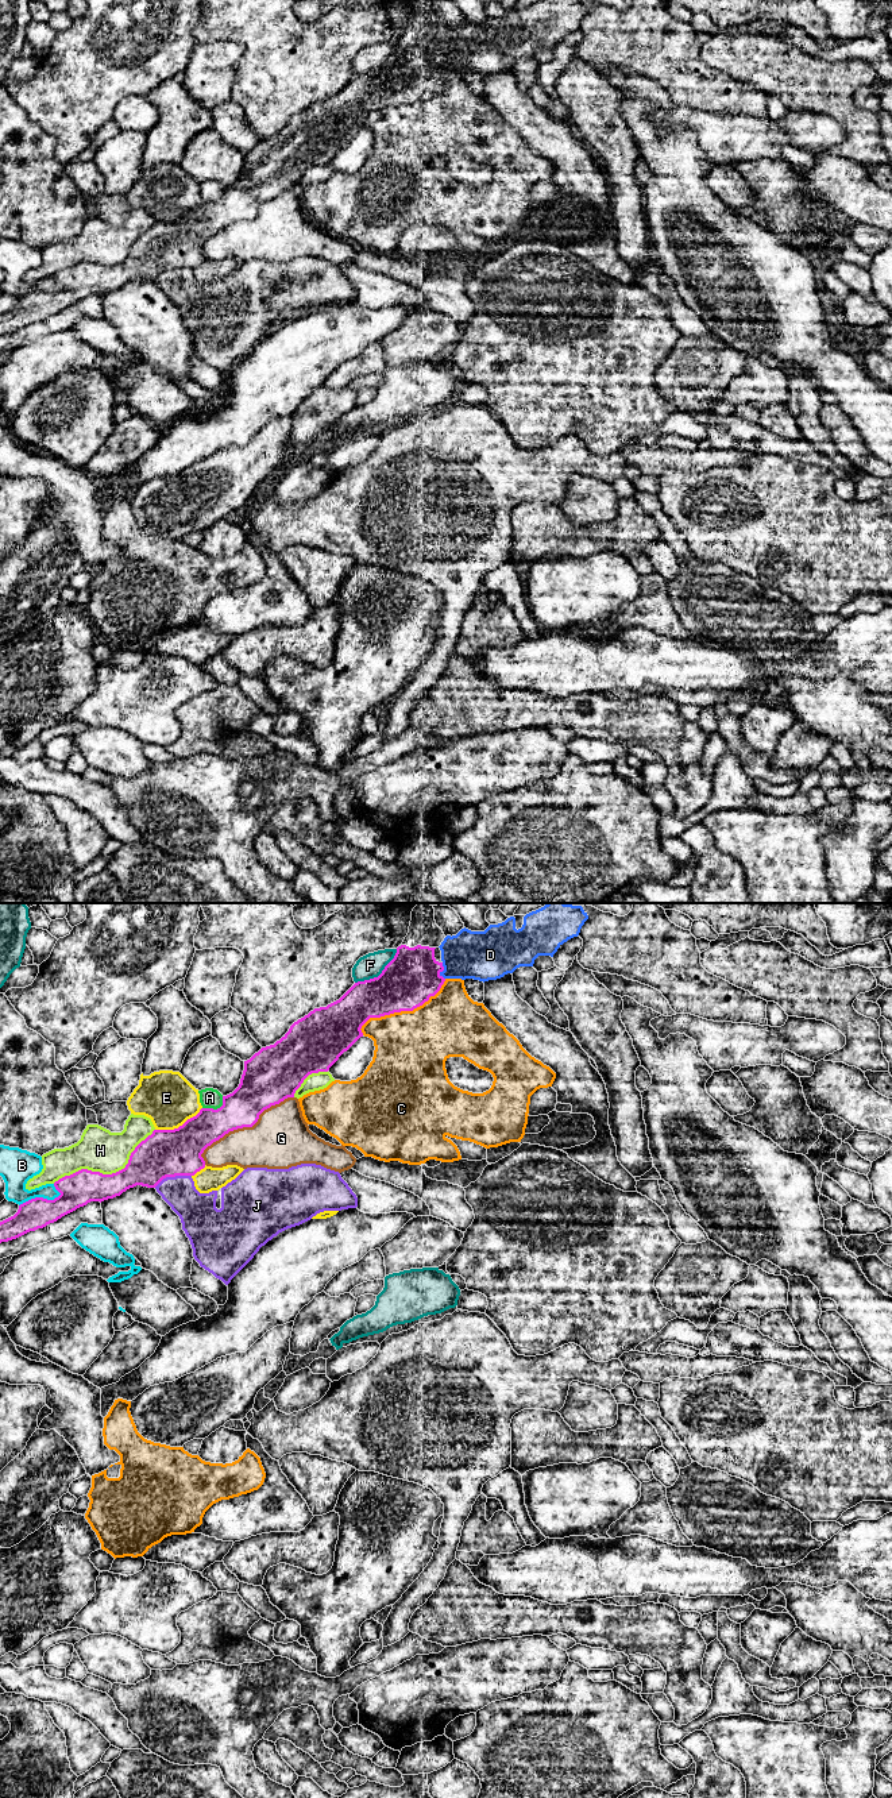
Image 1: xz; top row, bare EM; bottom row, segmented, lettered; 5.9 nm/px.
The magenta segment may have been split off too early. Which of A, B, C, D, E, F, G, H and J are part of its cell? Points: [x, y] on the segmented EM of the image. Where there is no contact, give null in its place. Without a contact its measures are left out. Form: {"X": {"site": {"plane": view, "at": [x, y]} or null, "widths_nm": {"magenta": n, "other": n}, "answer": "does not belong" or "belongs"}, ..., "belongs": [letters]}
{"A": {"site": {"plane": "xz", "at": [217, 1108]}, "widths_nm": {"magenta": 220, "other": 120}, "answer": "does not belong"}, "B": {"site": {"plane": "xz", "at": [39, 1197]}, "widths_nm": {"magenta": 200, "other": 200}, "answer": "does not belong"}, "C": {"site": {"plane": "xz", "at": [401, 1010]}, "widths_nm": {"magenta": 320, "other": 440}, "answer": "does not belong"}, "D": {"site": {"plane": "xz", "at": [443, 969]}, "widths_nm": {"magenta": 320, "other": 300}, "answer": "belongs"}, "E": {"site": {"plane": "xz", "at": [180, 1126]}, "widths_nm": {"magenta": 280, "other": 320}, "answer": "does not belong"}, "F": {"site": {"plane": "xz", "at": [381, 973]}, "widths_nm": {"magenta": 320, "other": 140}, "answer": "does not belong"}, "G": {"site": {"plane": "xz", "at": [243, 1126]}, "widths_nm": {"magenta": 240, "other": 360}, "answer": "does not belong"}, "H": {"site": {"plane": "xz", "at": [108, 1175]}, "widths_nm": {"magenta": 240, "other": 260}, "answer": "does not belong"}, "J": {"site": {"plane": "xz", "at": [172, 1176]}, "widths_nm": {"magenta": 280, "other": 220}, "answer": "does not belong"}, "belongs": ["D"]}

